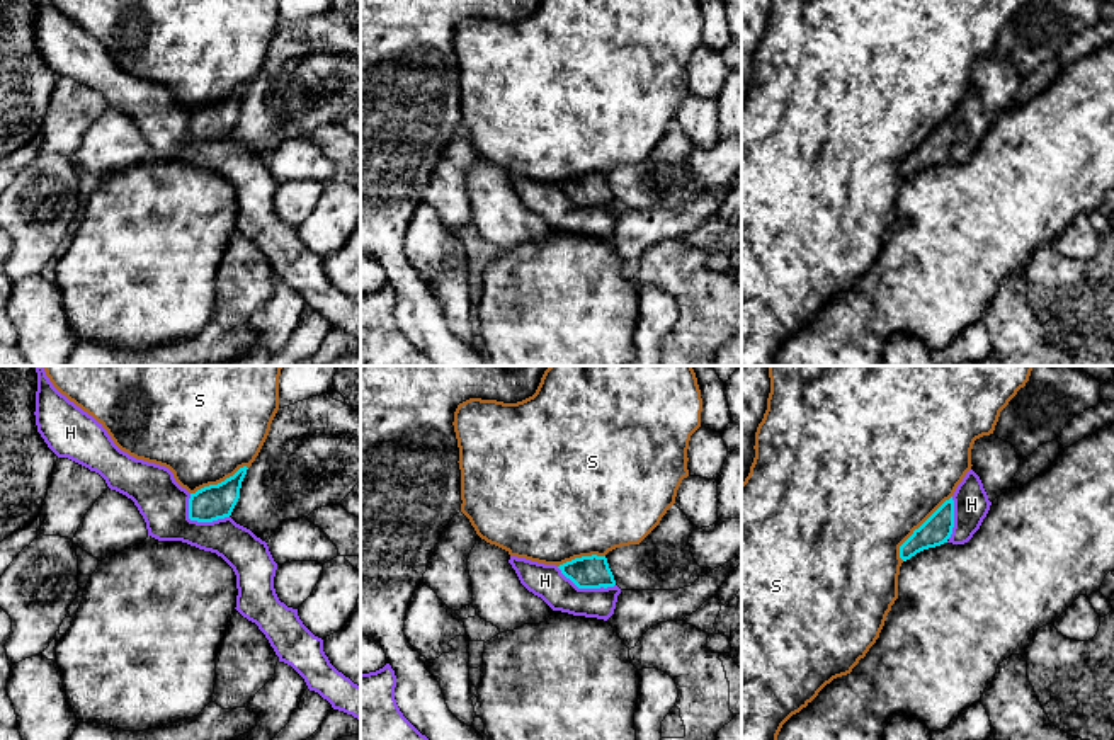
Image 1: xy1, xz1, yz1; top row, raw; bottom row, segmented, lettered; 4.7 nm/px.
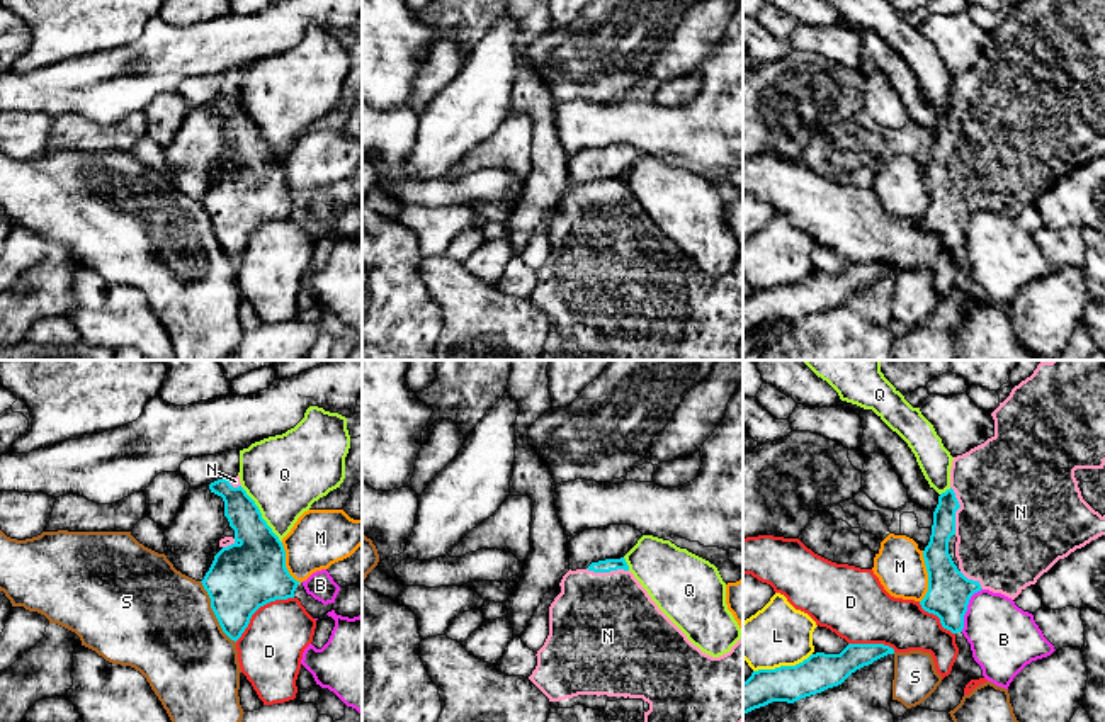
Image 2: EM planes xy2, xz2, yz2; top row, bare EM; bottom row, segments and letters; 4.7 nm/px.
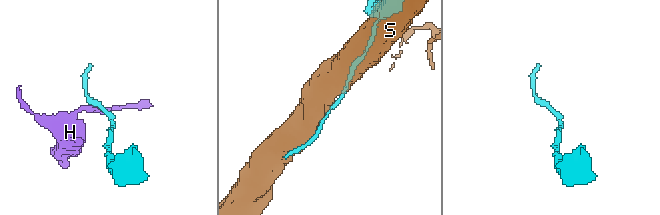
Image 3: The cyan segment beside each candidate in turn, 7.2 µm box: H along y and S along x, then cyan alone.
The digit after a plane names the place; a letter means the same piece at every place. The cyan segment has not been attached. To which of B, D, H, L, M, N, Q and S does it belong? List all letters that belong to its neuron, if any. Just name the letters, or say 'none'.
N

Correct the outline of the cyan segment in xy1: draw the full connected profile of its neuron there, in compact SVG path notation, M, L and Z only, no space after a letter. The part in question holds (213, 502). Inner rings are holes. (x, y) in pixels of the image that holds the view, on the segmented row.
M247 466L240 468L233 476L218 485L209 485L189 498L189 519L197 522L213 522L230 517L238 498Z

